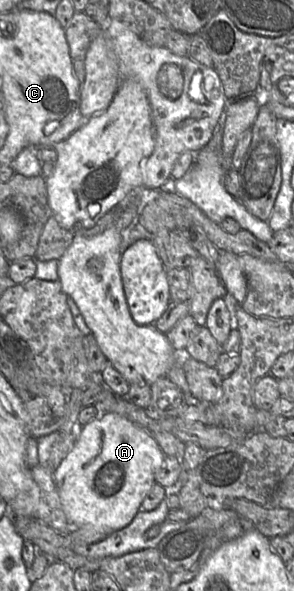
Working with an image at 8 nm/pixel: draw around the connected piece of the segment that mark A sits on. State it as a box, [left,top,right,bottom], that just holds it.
[54,413,165,535]

